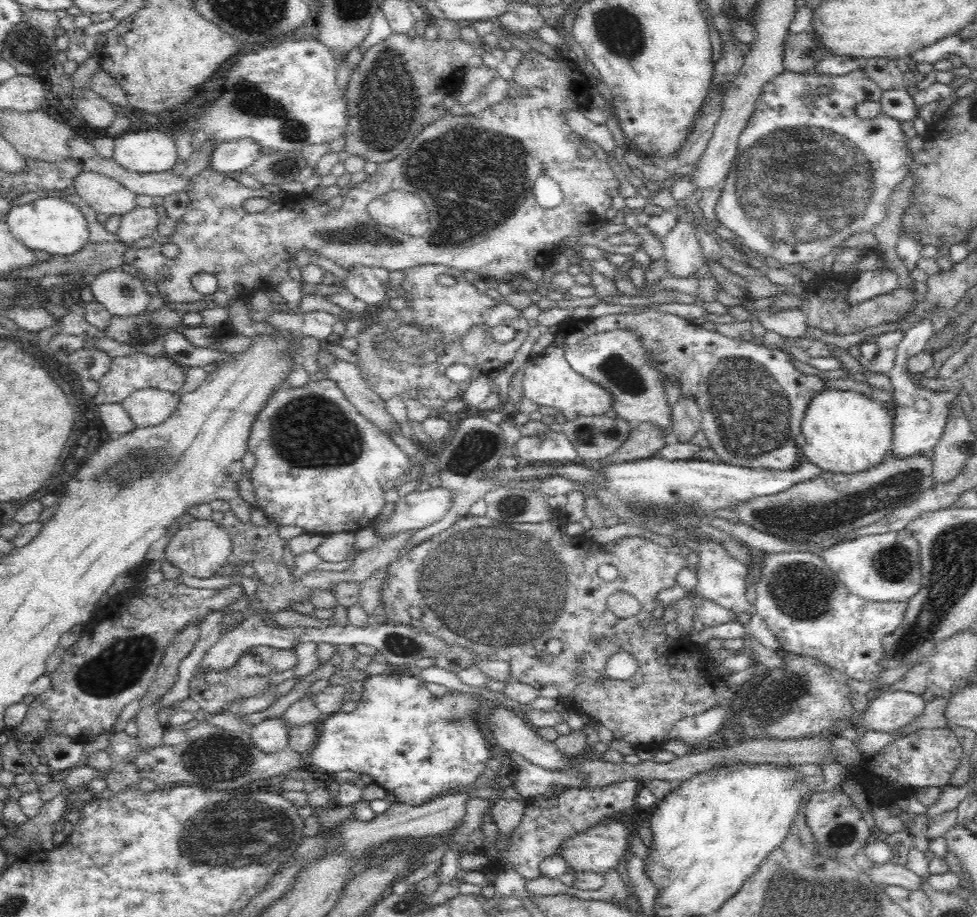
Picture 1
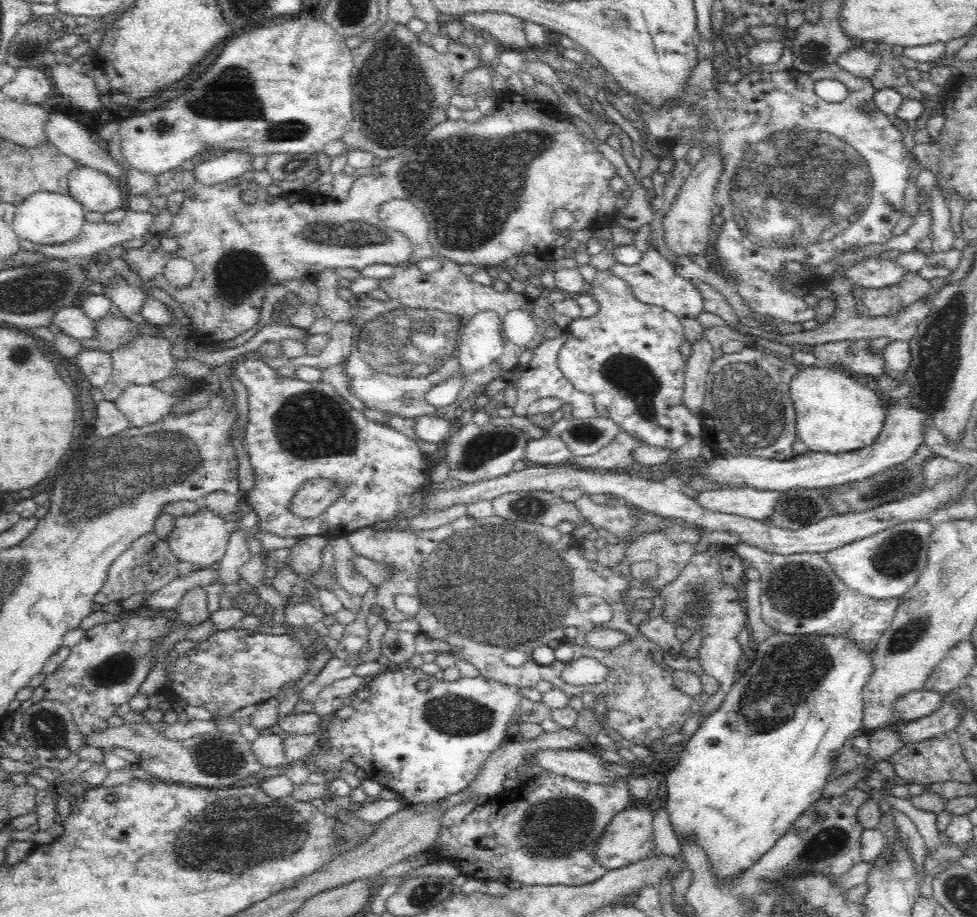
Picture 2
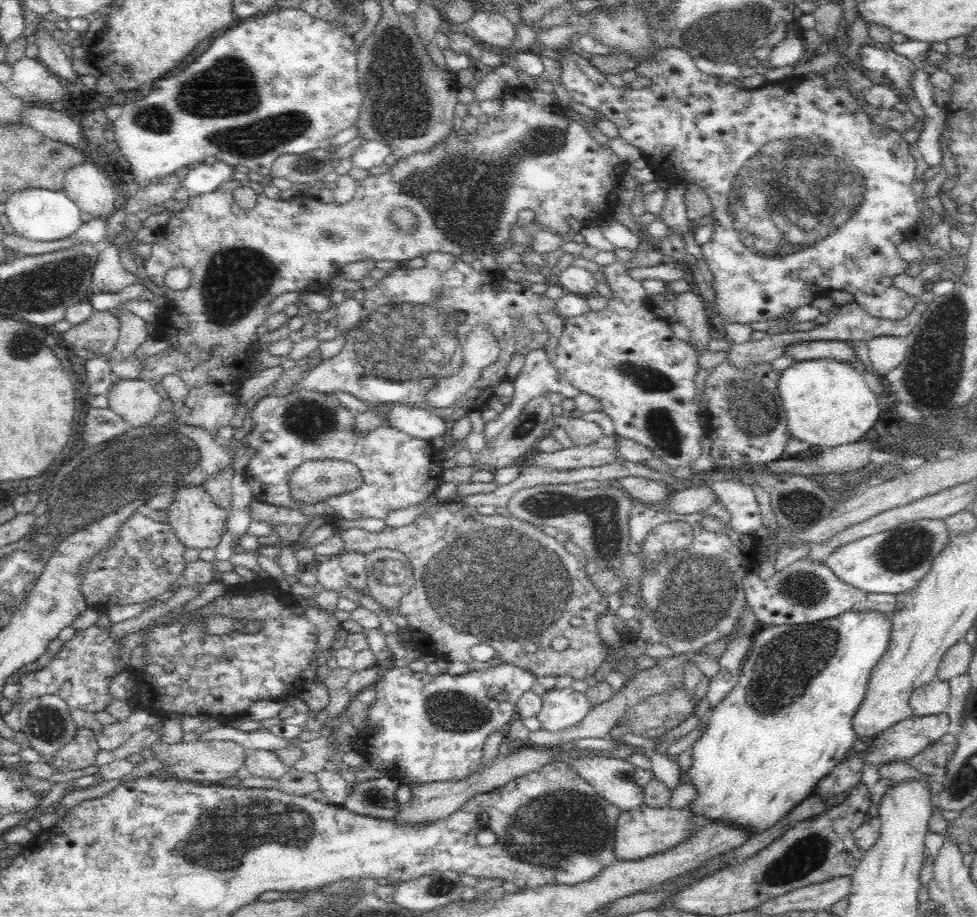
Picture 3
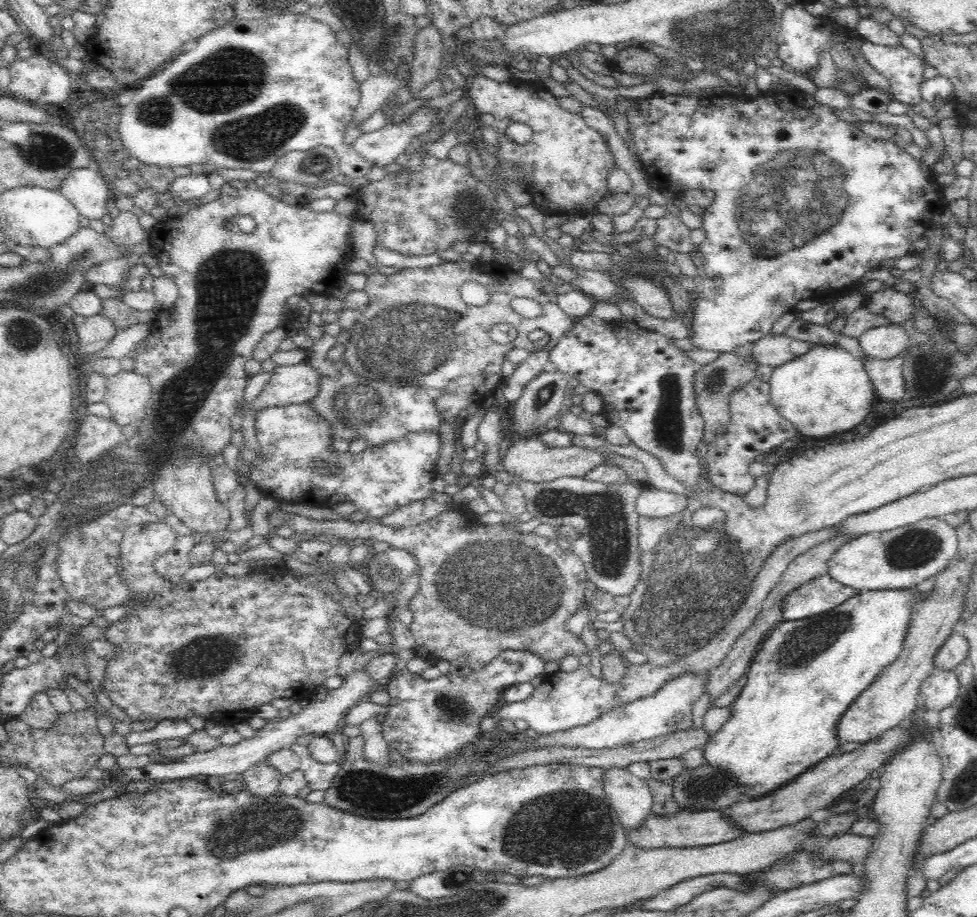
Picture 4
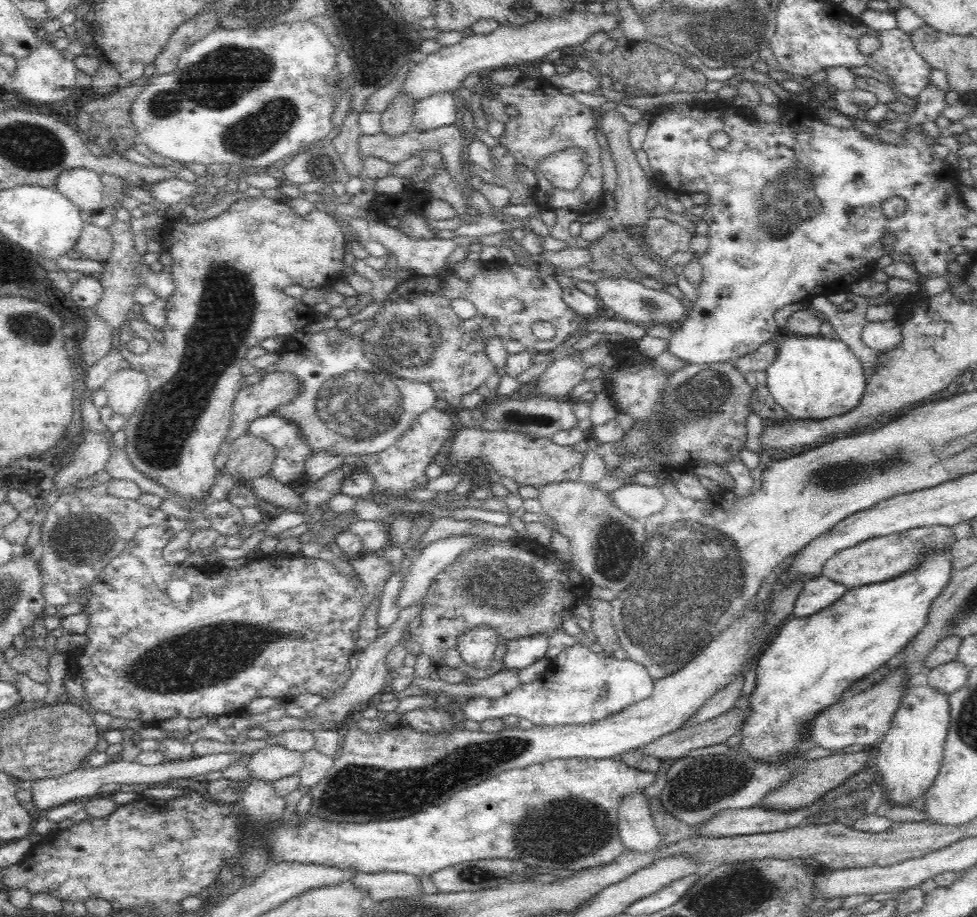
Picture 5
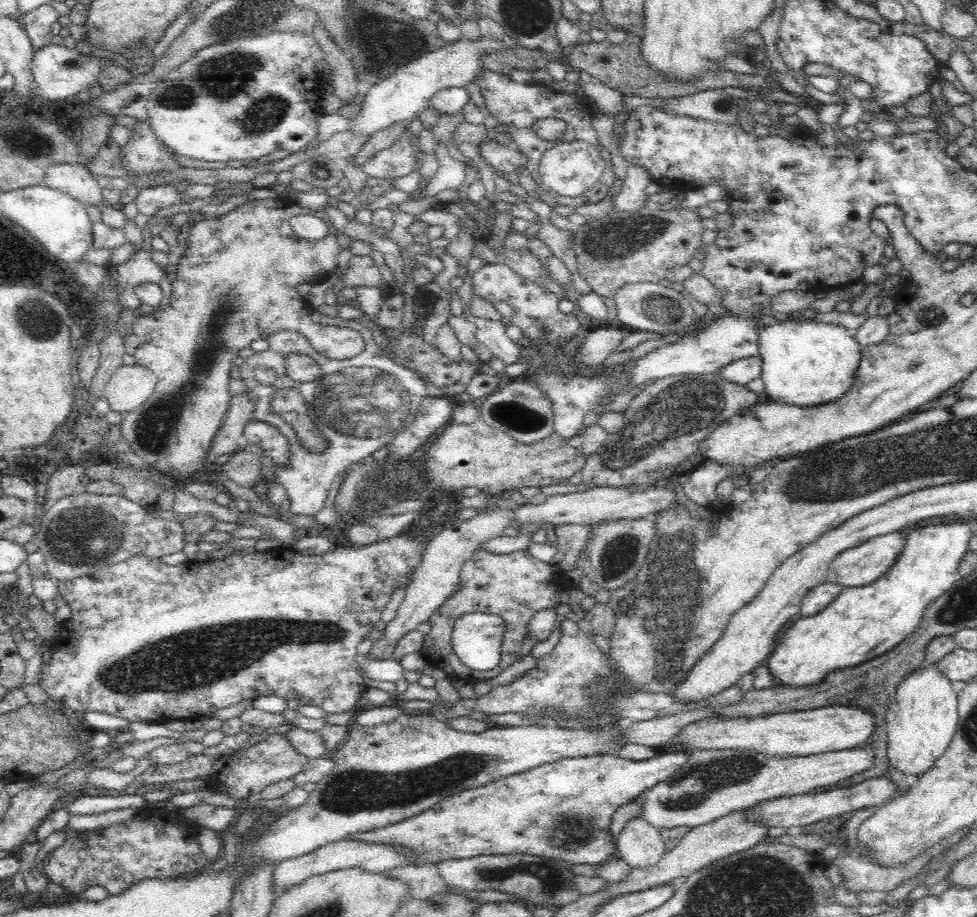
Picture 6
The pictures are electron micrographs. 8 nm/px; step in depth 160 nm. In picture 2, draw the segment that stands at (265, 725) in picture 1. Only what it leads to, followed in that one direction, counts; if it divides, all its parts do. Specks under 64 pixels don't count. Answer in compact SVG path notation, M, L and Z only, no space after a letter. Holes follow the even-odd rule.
M277 728L264 729L250 744L258 763L266 767L278 768L286 762L283 749L284 735Z

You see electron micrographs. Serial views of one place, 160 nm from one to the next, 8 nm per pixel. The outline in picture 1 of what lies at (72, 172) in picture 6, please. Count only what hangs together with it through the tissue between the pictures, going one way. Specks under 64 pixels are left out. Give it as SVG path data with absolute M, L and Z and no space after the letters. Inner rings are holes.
M83 171L73 180L76 194L83 198L97 214L108 217L123 215L136 207L136 194L108 176Z

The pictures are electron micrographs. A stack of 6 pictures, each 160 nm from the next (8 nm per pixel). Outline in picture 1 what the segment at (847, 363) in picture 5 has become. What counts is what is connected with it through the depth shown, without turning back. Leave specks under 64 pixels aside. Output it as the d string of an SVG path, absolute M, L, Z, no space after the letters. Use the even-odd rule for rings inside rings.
M825 386L810 398L804 412L801 432L804 435L805 444L800 447L800 452L810 462L830 472L860 472L885 461L884 456L892 446L892 416L887 415L887 409L883 403L875 401L870 395Z

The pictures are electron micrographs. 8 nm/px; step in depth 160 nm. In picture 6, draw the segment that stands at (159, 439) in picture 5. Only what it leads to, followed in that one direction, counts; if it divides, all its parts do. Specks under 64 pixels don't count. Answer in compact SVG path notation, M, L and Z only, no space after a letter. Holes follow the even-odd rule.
M272 198L246 201L218 217L205 216L202 212L186 215L188 222L191 221L187 251L176 267L169 270L173 291L167 300L168 306L162 310L155 308L151 317L138 316L124 341L126 354L134 356L136 364L149 368L157 376L157 383L152 396L144 404L134 411L121 413L120 422L122 439L131 446L130 450L143 458L146 466L178 477L178 480L200 475L211 465L206 454L232 398L228 391L229 372L232 359L239 355L239 350L280 330L302 333L322 356L336 360L358 356L365 347L362 335L356 330L343 325L314 323L310 319L314 309L308 308L300 292L296 291L298 284L313 284L338 265L338 254L342 249L337 239L339 232L325 210L312 210L298 204L284 207L282 200ZM299 214L319 216L328 224L328 234L319 241L300 239L289 221Z

